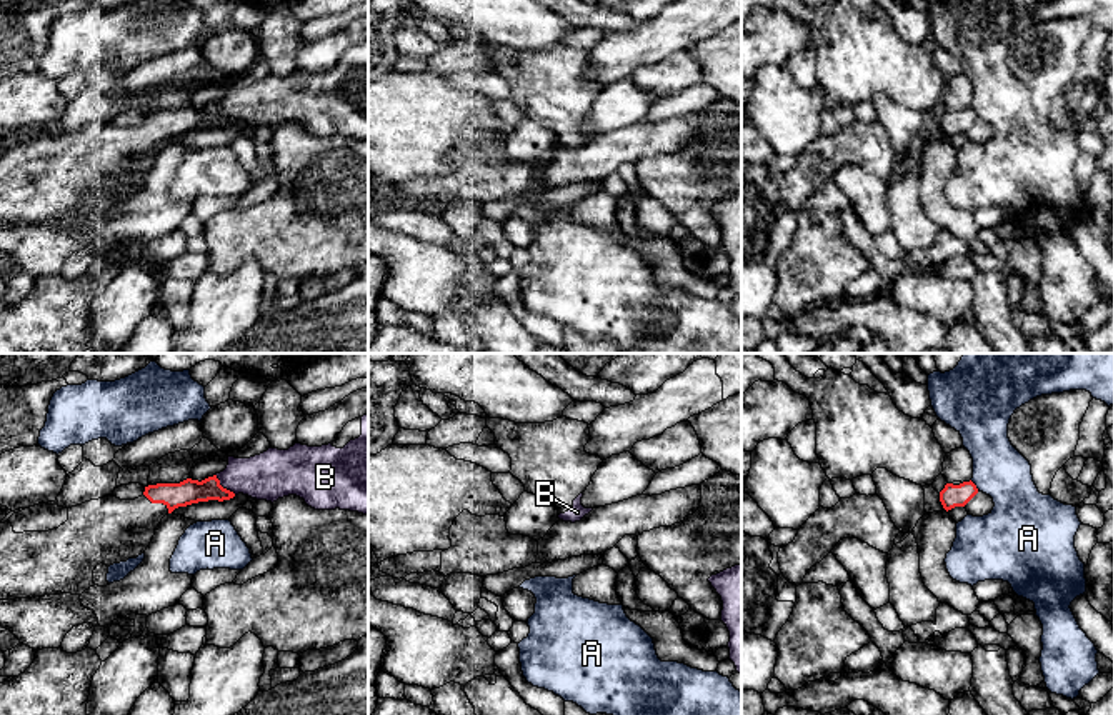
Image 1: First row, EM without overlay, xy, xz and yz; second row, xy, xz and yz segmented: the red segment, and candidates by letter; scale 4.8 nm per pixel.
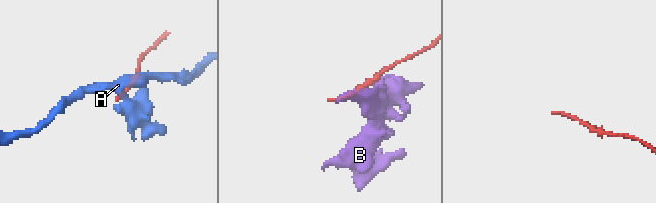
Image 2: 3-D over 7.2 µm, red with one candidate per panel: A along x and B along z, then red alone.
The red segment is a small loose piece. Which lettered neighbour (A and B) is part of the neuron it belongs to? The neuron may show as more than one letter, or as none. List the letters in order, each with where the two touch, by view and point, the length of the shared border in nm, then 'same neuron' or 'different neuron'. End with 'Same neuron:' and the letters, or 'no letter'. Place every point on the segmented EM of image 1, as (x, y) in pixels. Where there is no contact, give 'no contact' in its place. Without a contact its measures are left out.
A: meets red in yz at (975, 485); contact 60 nm long; different neuron
B: meets red in xy at (222, 487); contact 140 nm long; different neuron
Same neuron: no letter

